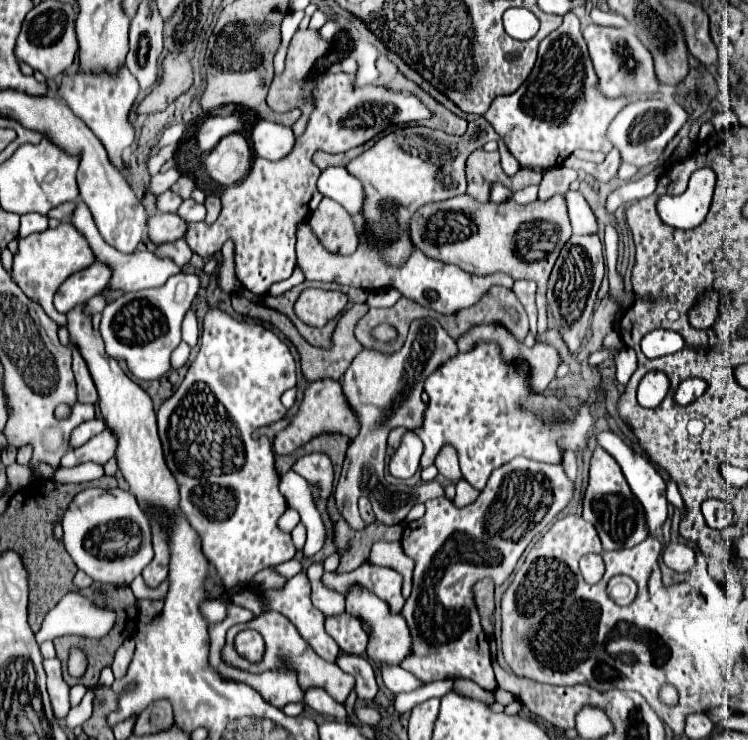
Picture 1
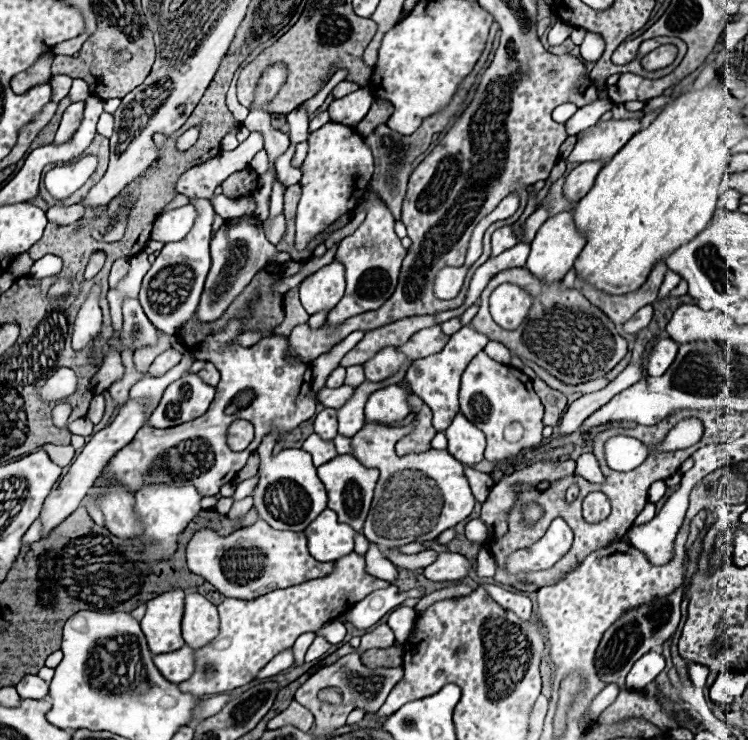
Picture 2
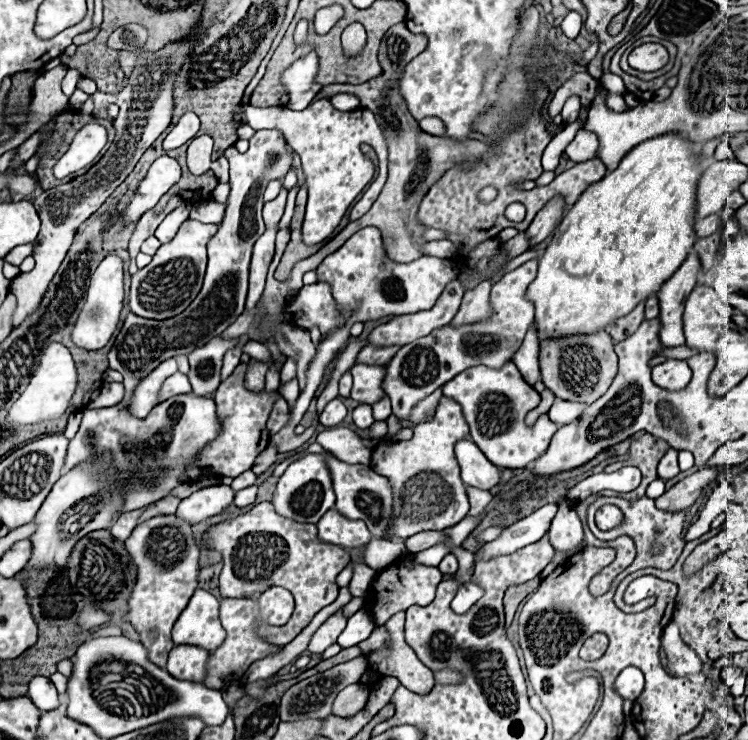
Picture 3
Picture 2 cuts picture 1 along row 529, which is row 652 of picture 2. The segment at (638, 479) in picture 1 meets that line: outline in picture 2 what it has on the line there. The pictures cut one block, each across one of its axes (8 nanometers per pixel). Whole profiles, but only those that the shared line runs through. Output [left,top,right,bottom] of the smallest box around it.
[626,650,666,690]

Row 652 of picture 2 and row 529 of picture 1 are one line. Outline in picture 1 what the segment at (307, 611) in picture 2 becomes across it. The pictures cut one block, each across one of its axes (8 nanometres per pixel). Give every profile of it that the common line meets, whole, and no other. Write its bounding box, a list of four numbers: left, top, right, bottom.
[156,308,296,592]

